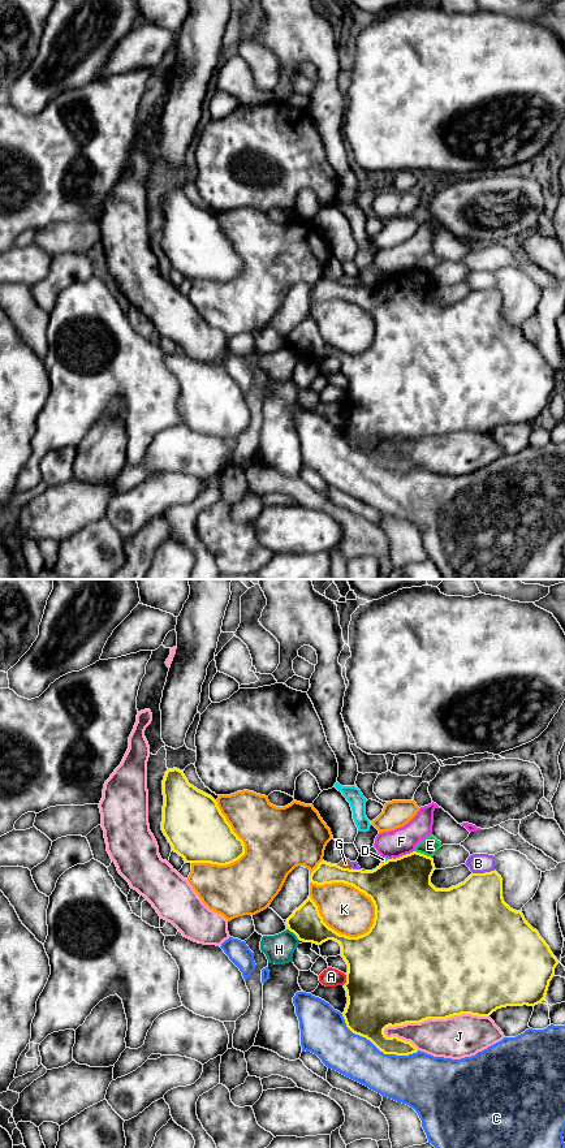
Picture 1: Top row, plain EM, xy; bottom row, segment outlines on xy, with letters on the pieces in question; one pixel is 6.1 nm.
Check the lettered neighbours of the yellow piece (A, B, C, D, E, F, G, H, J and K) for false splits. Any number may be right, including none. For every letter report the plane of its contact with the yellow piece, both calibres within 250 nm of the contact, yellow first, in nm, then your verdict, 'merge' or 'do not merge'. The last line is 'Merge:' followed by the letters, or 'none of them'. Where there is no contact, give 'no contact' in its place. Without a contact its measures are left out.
A: contact in xy; calibres 500 and 110 nm; do not merge
B: contact in xy; calibres 380 and 130 nm; do not merge
C: contact in xy; calibres 320 and 280 nm; do not merge
D: contact in xy; calibres 380 and 30 nm; do not merge
E: contact in xy; calibres 380 and 110 nm; do not merge
F: contact in xy; calibres 380 and 170 nm; do not merge
G: contact in xy; calibres 200 and 60 nm; do not merge
H: contact in xy; calibres 200 and 180 nm; do not merge
J: contact in xy; calibres 500 and 260 nm; do not merge
K: contact in xy; calibres 340 and 280 nm; do not merge
Merge: none of them

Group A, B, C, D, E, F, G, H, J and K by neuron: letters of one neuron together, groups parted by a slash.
A / B G / C / D / E / F / H / J / K

